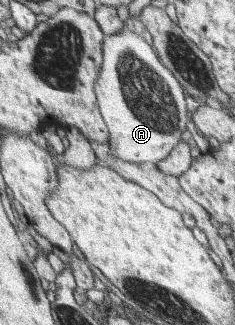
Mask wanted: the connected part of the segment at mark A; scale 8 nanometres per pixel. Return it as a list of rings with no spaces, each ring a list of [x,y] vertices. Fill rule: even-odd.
[[[127,27],[118,34],[106,35],[106,63],[102,66],[102,74],[98,78],[96,89],[98,101],[101,102],[102,113],[109,123],[112,152],[129,162],[154,162],[159,164],[182,143],[184,131],[193,125],[193,116],[188,108],[188,96],[177,74],[172,73],[161,59],[155,46],[136,31]]]

